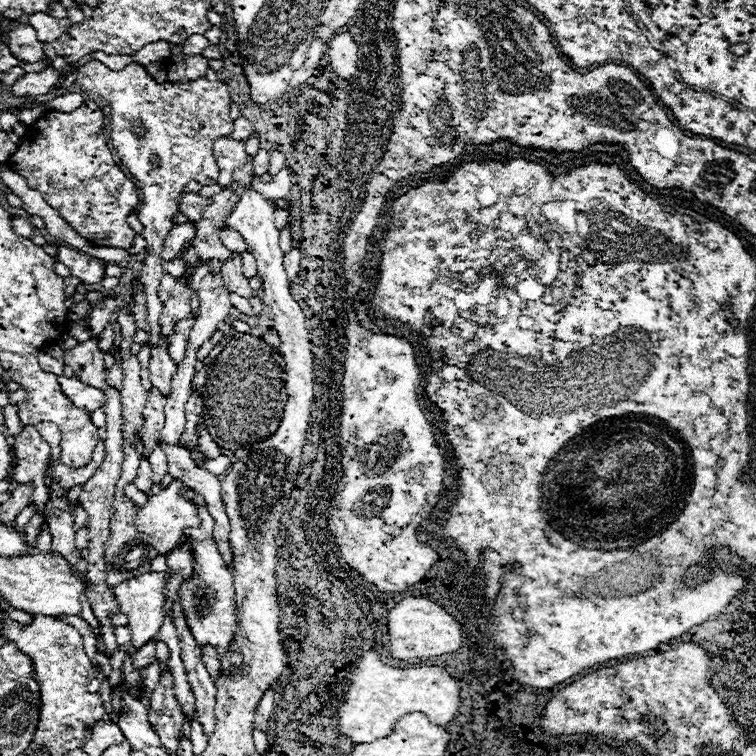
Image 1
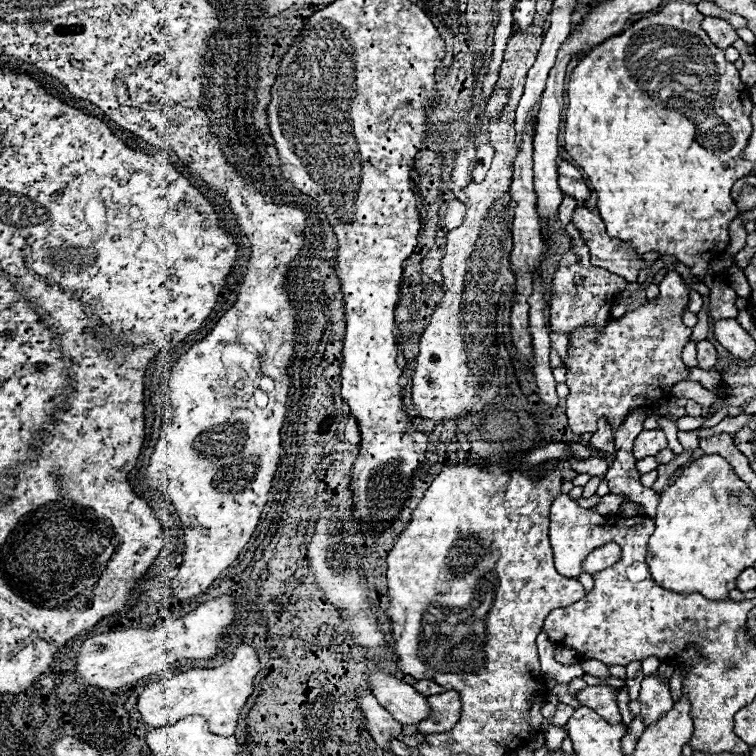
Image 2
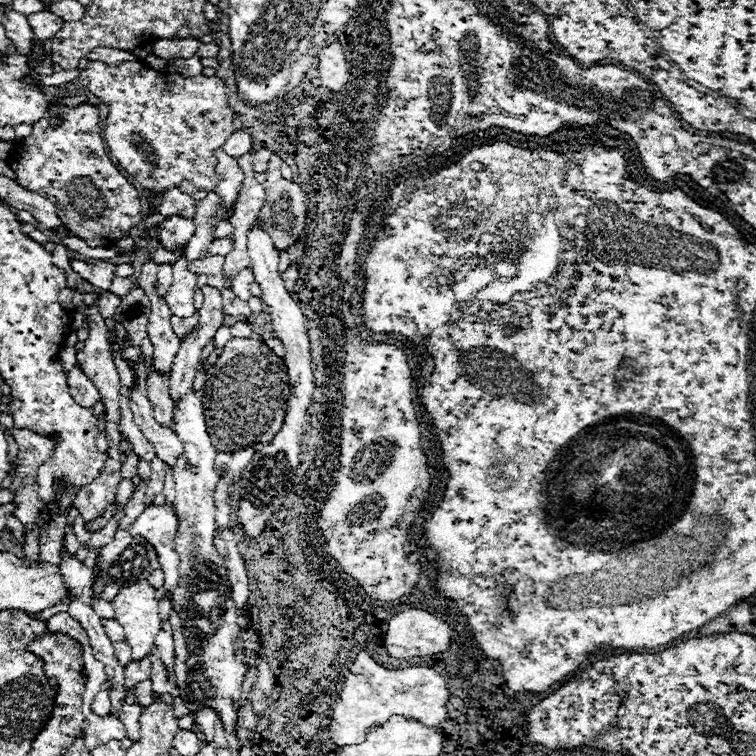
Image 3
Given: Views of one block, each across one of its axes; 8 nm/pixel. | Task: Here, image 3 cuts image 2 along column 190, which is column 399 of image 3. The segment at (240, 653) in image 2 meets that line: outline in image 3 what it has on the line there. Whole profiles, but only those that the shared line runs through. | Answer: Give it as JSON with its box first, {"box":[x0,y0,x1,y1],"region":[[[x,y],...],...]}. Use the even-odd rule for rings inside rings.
{"box":[330,650,450,746],"region":[[[362,650],[350,668],[350,674],[346,676],[342,692],[338,694],[338,702],[332,706],[330,736],[336,746],[360,744],[362,740],[366,740],[366,734],[372,726],[384,724],[394,714],[408,716],[436,728],[448,718],[448,698],[450,690],[446,686],[444,676],[430,666],[388,670],[380,666],[366,650]]]}

